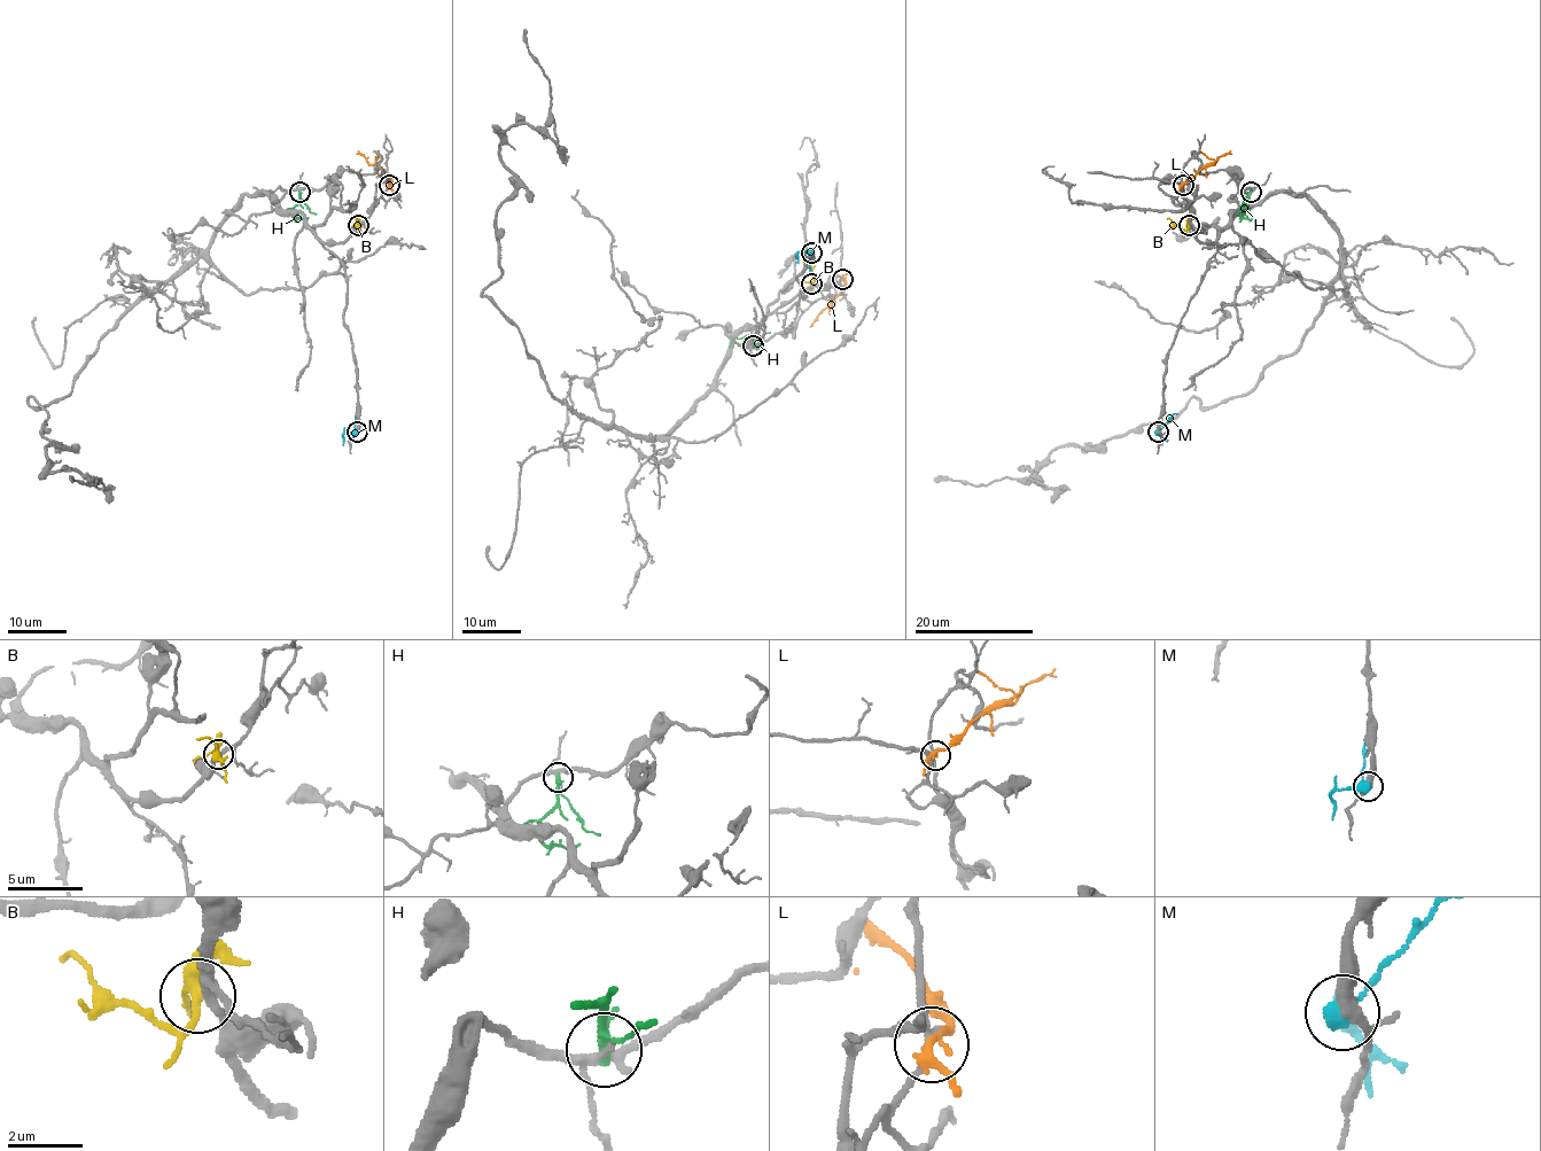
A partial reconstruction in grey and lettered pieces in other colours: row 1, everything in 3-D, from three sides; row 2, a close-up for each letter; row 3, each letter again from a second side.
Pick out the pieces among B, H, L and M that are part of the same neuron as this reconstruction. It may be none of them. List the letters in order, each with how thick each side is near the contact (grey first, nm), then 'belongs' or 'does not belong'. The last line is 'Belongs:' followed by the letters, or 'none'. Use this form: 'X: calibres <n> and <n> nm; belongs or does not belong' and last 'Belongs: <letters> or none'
B: calibres 240 and 260 nm; does not belong
H: calibres 180 and 260 nm; does not belong
L: calibres 190 and 200 nm; does not belong
M: calibres 280 and 440 nm; does not belong
Belongs: none

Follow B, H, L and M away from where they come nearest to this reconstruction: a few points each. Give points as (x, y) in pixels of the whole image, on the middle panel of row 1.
B: (811, 285), (814, 278), (811, 267), (802, 262)
H: (754, 347), (754, 341), (746, 336), (762, 349)
L: (842, 278), (846, 287), (810, 327)
M: (811, 253), (798, 251), (796, 257)

